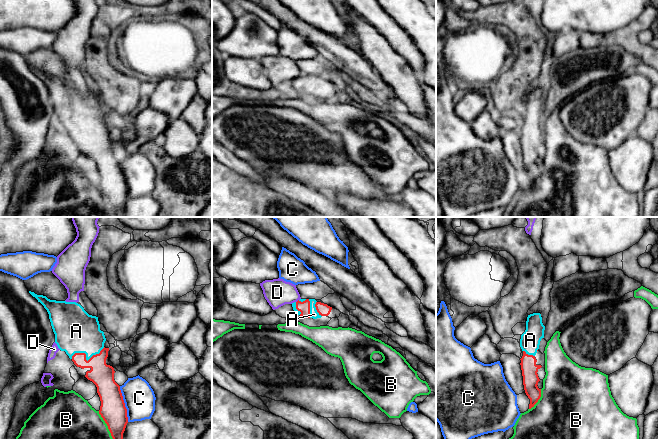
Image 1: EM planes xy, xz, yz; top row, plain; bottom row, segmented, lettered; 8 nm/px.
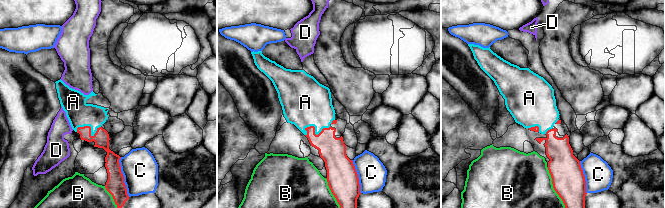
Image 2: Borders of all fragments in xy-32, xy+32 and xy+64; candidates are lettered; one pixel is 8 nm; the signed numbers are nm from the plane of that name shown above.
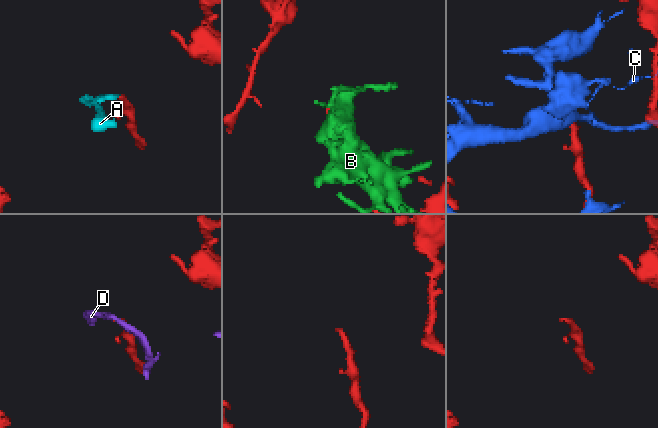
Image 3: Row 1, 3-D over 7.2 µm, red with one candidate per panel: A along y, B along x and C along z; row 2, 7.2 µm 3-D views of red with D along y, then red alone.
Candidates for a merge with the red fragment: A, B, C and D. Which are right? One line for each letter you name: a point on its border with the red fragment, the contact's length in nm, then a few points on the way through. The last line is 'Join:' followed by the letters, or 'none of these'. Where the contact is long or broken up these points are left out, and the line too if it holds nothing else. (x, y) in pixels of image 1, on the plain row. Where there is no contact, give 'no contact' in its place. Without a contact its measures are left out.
A: contact xy (85, 134); length 280 nm; way xy (102, 151), (85, 134), (85, 121), (76, 107)
Join: A

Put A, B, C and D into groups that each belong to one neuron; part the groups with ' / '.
A / B / C / D

